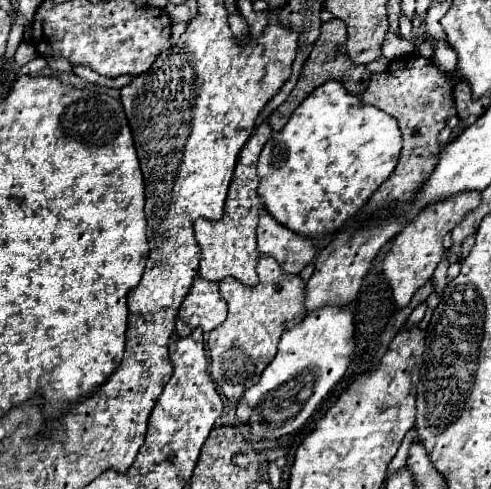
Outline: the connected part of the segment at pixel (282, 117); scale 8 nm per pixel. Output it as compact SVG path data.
M331 19L331 21L327 21L327 23L321 25L321 35L319 35L319 39L315 41L315 47L313 47L309 59L307 59L305 65L303 65L303 71L301 71L301 77L299 77L295 89L291 91L291 95L287 97L287 101L285 101L281 107L277 107L277 109L269 115L269 127L271 127L275 133L281 131L281 129L287 125L291 113L301 105L301 101L303 101L305 97L309 97L309 95L315 91L315 87L319 87L319 85L323 85L323 83L327 83L327 81L331 81L331 79L343 83L343 87L345 87L351 95L361 95L361 93L367 89L369 79L371 79L371 73L367 71L365 65L355 65L355 63L347 57L345 43L347 43L347 27L345 27L343 21Z

